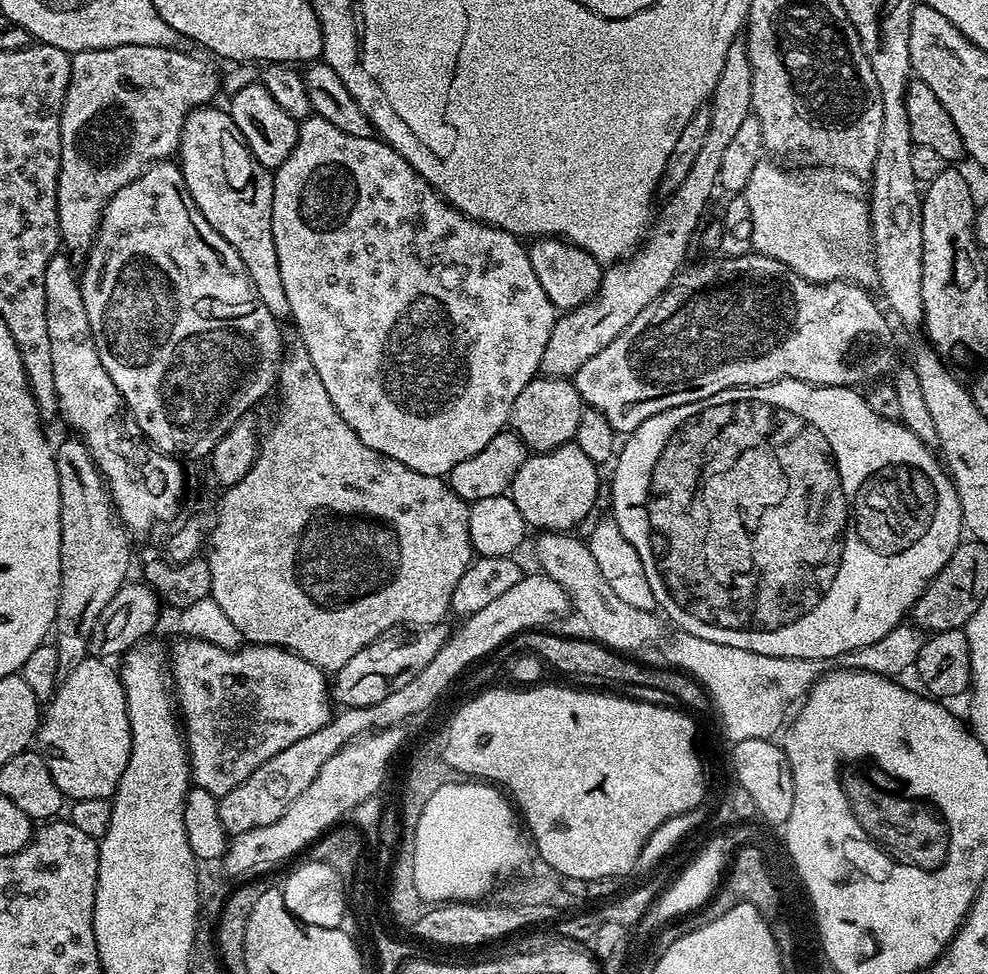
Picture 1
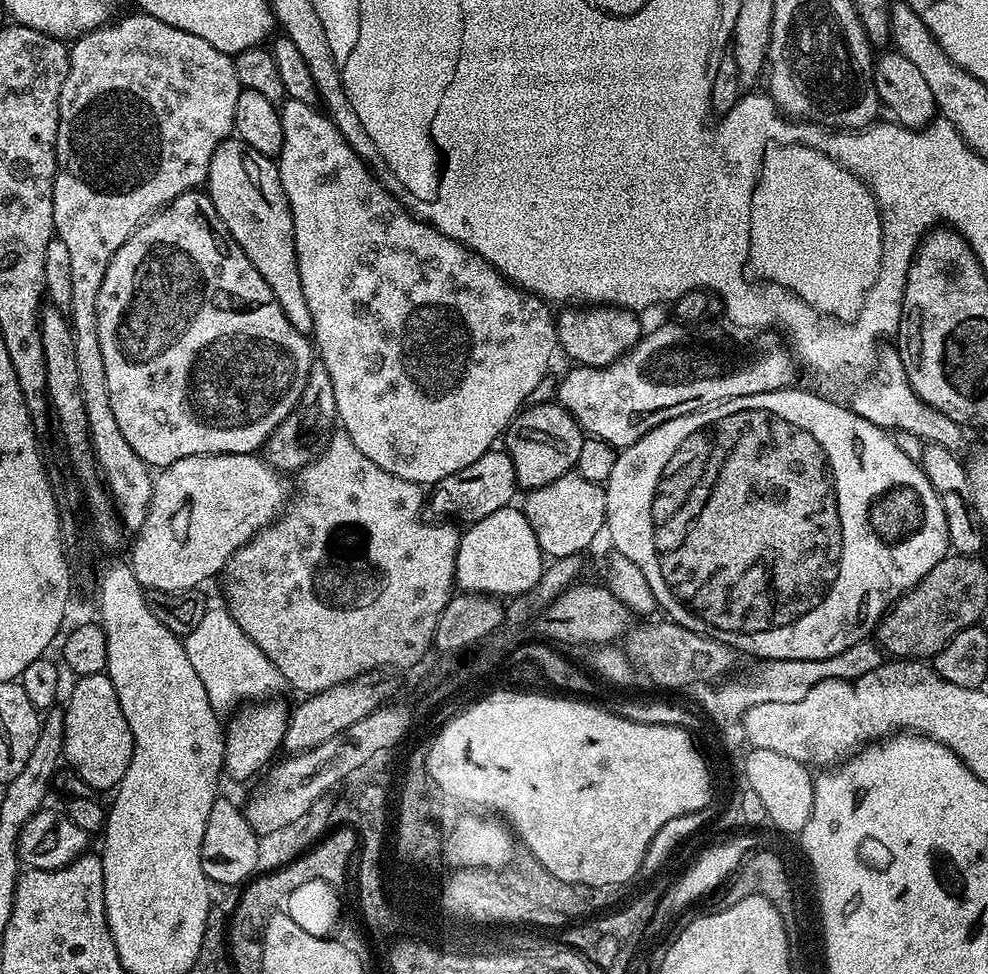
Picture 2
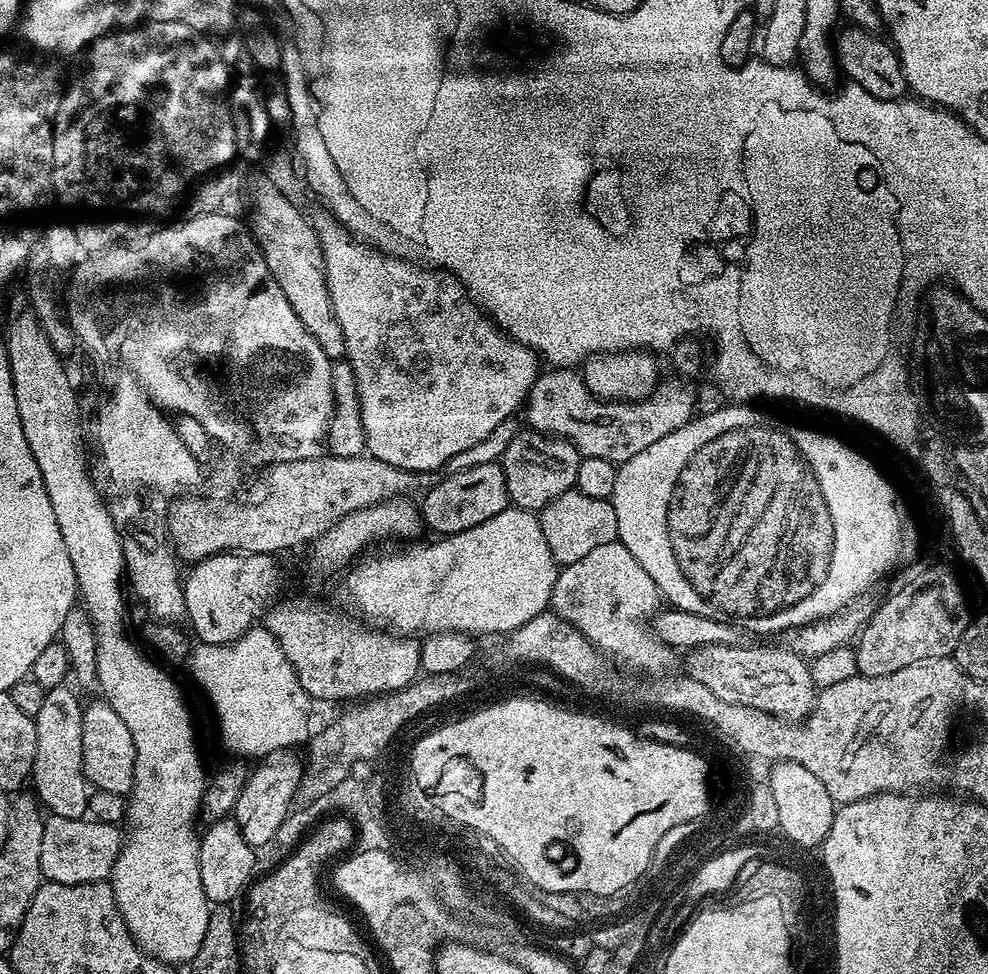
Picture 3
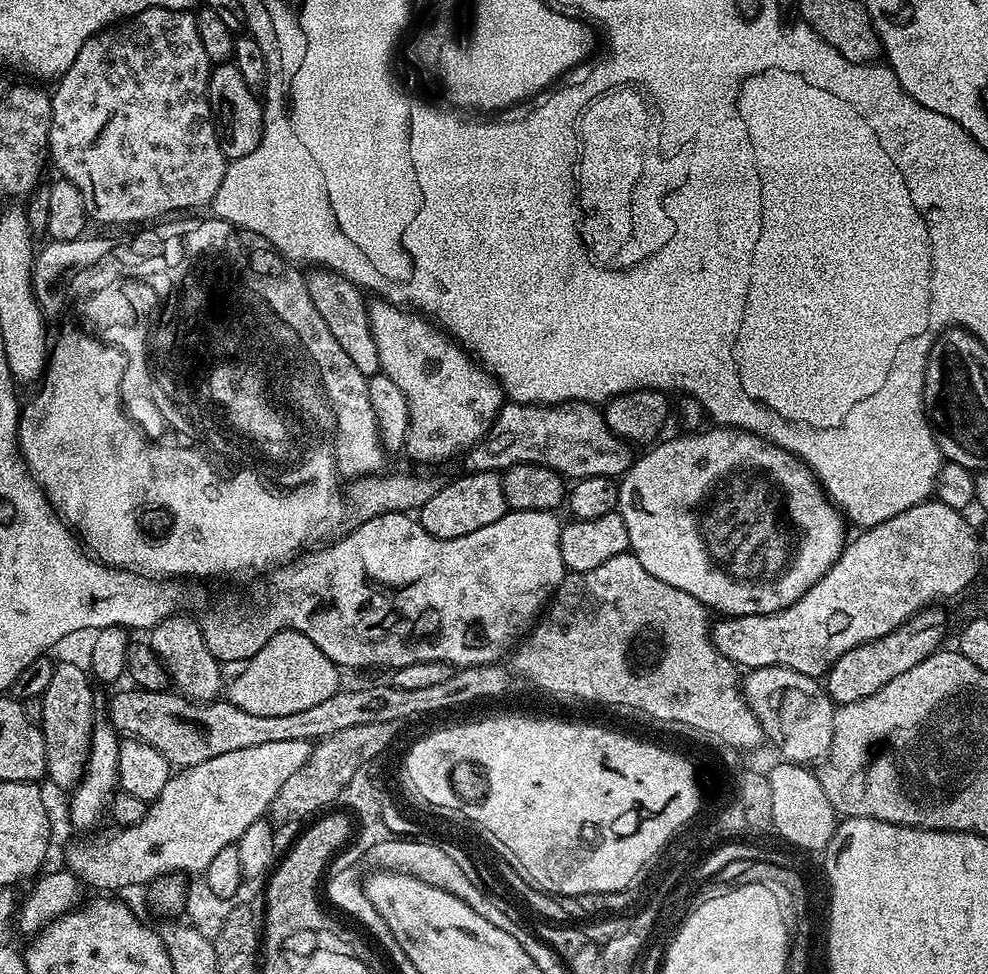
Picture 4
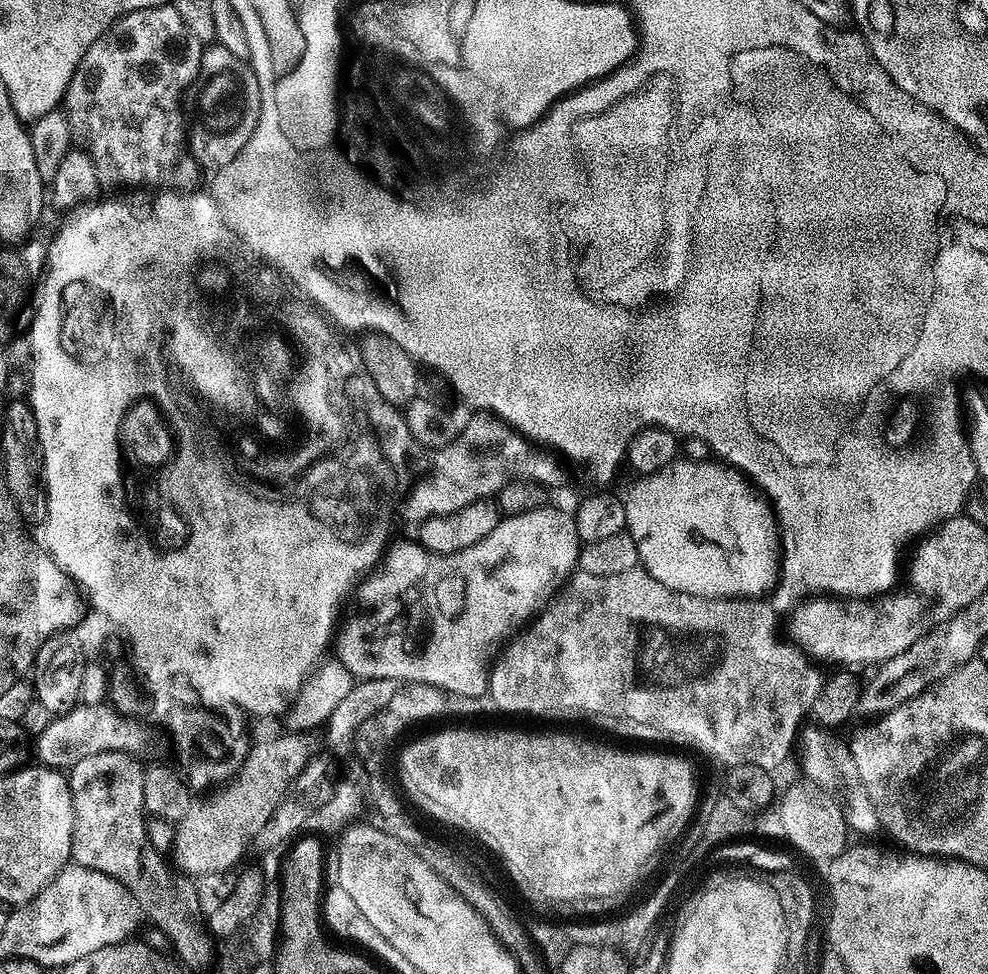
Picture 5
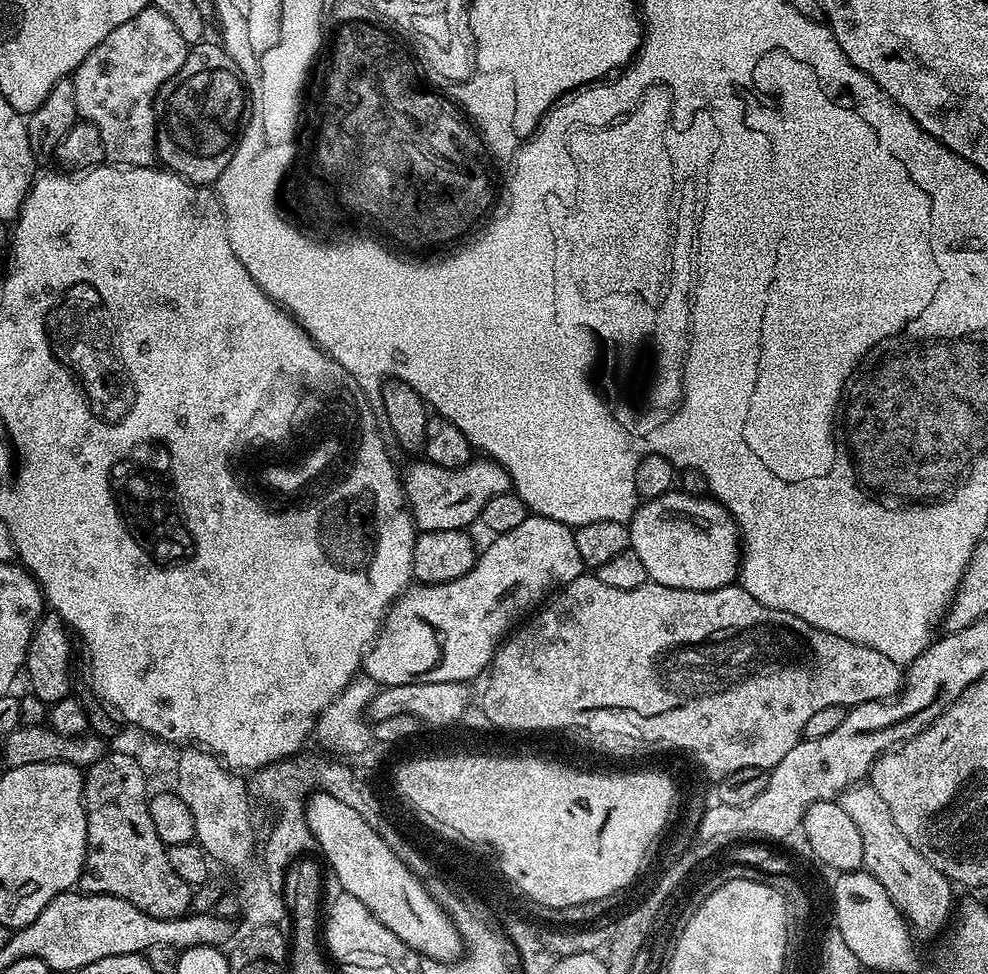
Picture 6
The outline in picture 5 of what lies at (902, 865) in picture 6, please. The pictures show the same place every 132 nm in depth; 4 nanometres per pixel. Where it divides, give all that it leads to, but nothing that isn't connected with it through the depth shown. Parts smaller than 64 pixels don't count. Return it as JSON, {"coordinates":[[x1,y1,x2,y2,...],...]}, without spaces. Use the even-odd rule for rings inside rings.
{"coordinates":[[801,727,798,733,798,756,800,752,800,764,804,767,803,779,807,783,815,784,822,791,830,793,839,802,849,829,857,837,871,837,868,835,880,828,880,819,858,778,858,768,854,766,851,747,845,741,843,744,836,734,827,728,811,727]]}

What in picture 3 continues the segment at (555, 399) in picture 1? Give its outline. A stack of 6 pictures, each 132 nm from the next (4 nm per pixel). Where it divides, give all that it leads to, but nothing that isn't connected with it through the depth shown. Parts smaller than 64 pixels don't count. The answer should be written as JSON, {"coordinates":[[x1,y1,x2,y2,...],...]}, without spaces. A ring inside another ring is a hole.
{"coordinates":[[521,430,498,461,506,474,509,501,515,507,525,508,527,512,539,513,541,508,554,502,558,494,566,494,575,489,581,459,578,449,568,440,545,436,543,432]]}

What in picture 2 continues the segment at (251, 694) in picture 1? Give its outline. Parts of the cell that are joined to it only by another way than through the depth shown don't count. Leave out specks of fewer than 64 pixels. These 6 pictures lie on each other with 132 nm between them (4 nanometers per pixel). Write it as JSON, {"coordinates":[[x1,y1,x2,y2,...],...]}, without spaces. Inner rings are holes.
{"coordinates":[[280,698,249,702,237,707,227,717,229,720,226,720,226,727,223,729,224,772,236,780,248,780,256,771,259,773,267,769,273,759,271,756,276,751,281,751,289,715,289,705,284,705]]}

